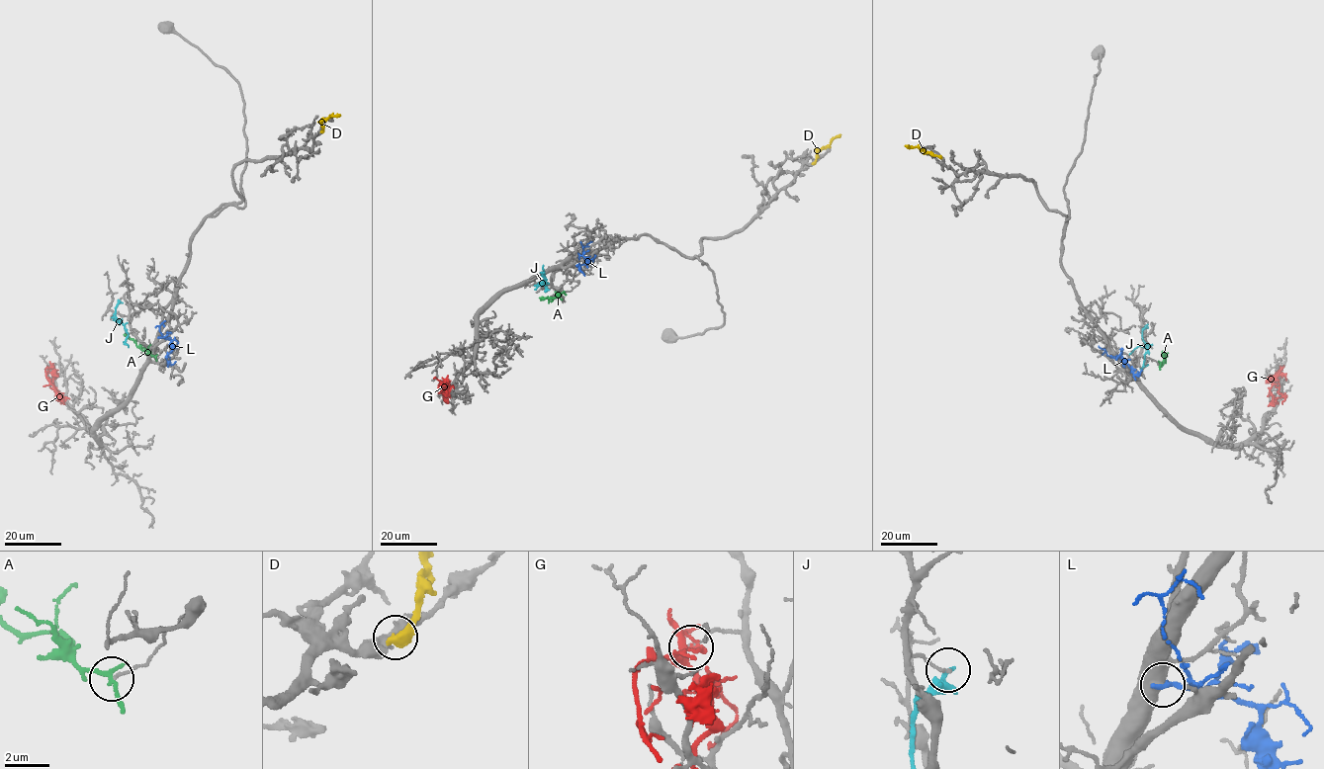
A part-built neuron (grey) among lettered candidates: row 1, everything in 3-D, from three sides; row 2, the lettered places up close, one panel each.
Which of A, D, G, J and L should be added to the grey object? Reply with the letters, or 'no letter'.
no letter

